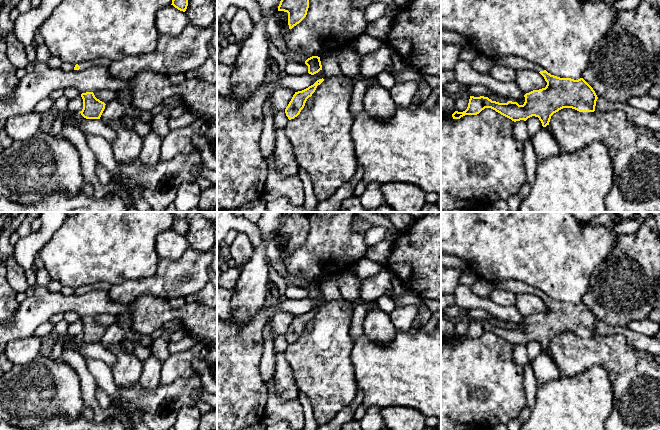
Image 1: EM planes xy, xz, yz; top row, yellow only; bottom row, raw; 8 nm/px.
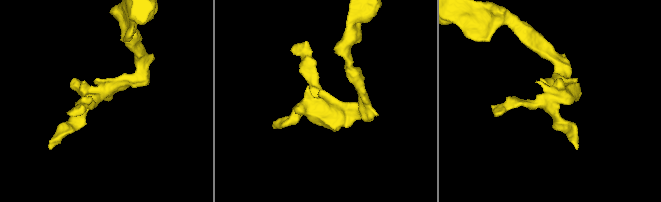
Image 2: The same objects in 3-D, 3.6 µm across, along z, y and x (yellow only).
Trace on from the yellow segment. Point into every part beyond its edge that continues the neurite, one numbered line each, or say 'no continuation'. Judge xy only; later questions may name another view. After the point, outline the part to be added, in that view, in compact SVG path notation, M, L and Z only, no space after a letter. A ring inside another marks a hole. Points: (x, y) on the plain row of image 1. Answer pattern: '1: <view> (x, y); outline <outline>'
1: xy (86, 288); outline M98 282L95 284L85 284L78 287L80 293L77 295L84 295L92 290L99 289L99 290L109 290L111 285L107 282Z

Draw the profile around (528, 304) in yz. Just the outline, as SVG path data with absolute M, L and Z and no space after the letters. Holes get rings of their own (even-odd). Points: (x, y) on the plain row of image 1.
M528 293L517 295L514 305L524 318L545 312L547 309L544 301L539 296Z

